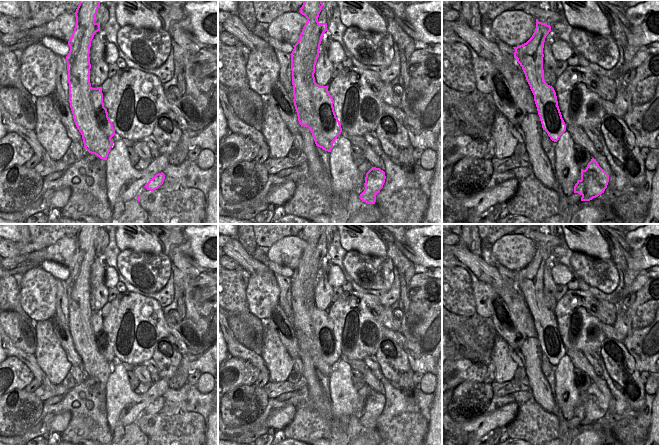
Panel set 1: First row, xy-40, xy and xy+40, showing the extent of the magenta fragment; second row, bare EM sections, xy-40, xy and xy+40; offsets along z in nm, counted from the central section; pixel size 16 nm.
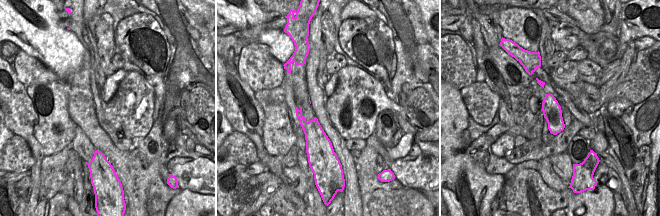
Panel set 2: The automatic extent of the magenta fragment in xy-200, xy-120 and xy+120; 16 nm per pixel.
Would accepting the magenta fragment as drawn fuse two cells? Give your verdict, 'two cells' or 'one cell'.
two cells

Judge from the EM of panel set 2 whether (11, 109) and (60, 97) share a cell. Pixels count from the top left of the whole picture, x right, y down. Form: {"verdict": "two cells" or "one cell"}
{"verdict": "two cells"}

